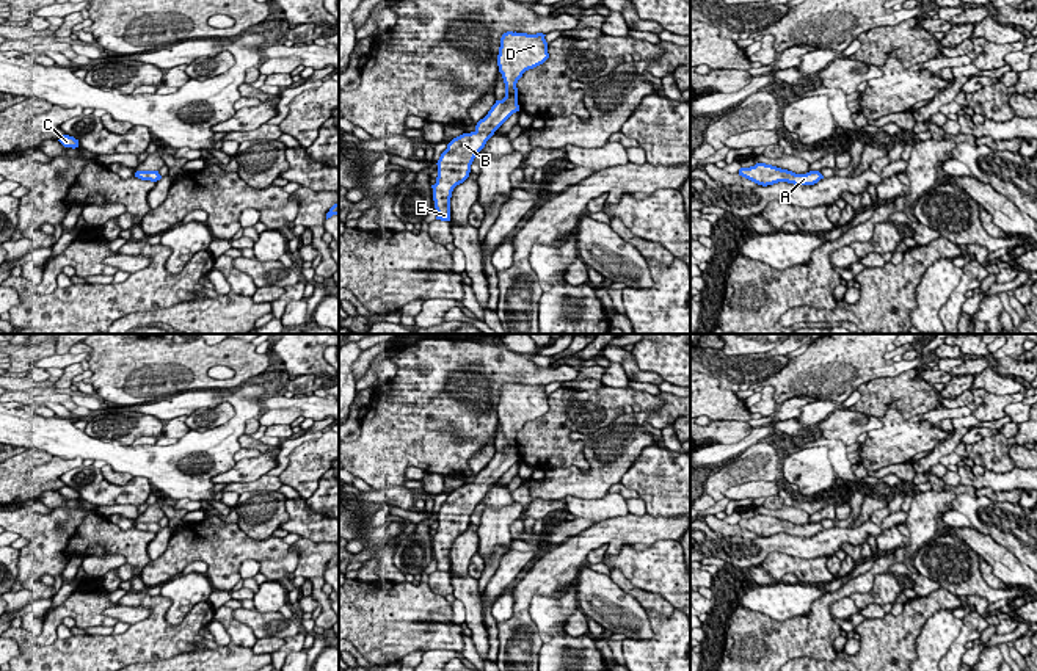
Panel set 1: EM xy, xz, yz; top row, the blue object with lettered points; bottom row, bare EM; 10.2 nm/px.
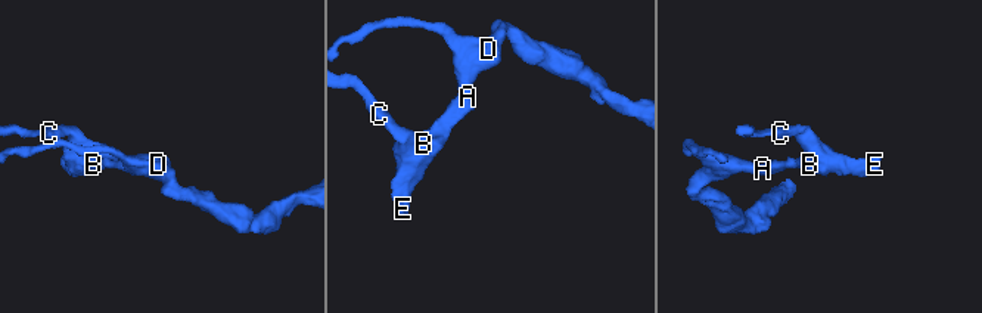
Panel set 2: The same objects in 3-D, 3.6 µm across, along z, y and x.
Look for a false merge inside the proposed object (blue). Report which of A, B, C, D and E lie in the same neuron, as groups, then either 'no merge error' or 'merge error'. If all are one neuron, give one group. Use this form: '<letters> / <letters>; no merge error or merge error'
A B C D E; no merge error

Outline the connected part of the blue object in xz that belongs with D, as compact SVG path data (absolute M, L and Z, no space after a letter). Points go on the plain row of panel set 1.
M507 383L500 389L497 406L499 423L505 434L505 448L496 452L488 466L480 470L475 481L453 489L438 511L438 528L433 539L436 571L450 572L450 549L457 536L463 535L471 524L471 516L494 483L516 462L516 434L522 425L543 415L548 409L546 386L527 386Z

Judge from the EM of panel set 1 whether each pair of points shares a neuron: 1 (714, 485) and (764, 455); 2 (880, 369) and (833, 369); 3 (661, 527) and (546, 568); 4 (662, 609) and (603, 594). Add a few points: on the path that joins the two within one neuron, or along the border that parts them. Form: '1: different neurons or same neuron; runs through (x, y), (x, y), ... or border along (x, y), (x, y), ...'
1: same neuron; runs through (727, 477), (744, 475), (752, 467)
2: same neuron; runs through (869, 369), (844, 369)
3: same neuron; runs through (633, 529), (609, 529), (587, 540), (574, 551)
4: different neurons; border along (611, 577), (645, 610)

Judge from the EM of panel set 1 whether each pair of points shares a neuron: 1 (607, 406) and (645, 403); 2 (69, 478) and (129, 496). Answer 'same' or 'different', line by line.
1: same
2: same

